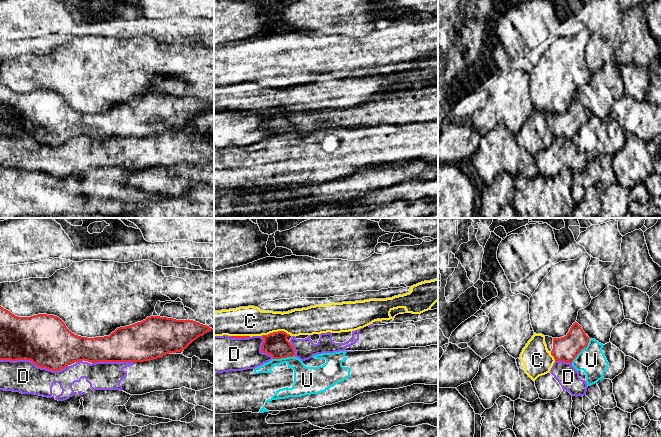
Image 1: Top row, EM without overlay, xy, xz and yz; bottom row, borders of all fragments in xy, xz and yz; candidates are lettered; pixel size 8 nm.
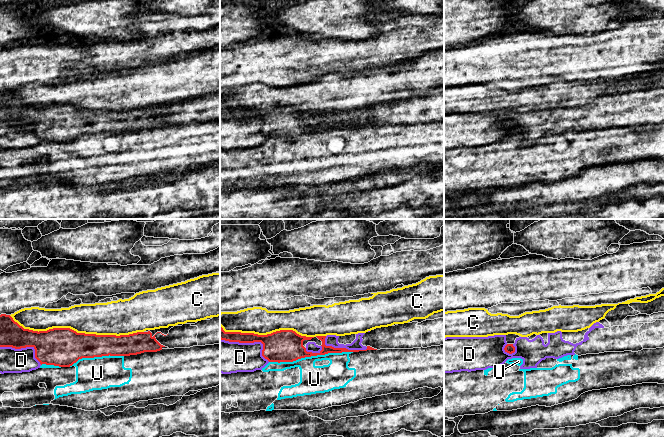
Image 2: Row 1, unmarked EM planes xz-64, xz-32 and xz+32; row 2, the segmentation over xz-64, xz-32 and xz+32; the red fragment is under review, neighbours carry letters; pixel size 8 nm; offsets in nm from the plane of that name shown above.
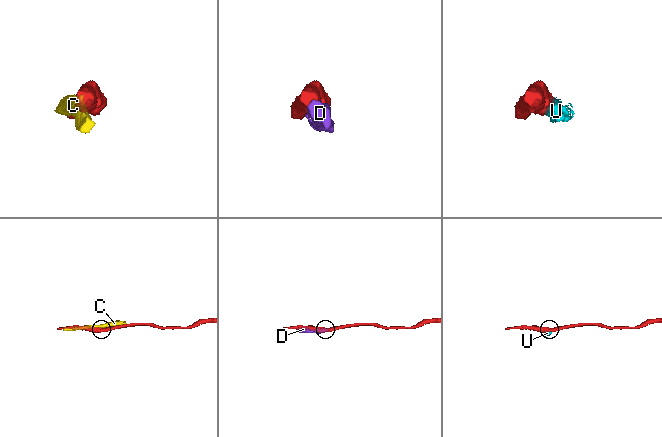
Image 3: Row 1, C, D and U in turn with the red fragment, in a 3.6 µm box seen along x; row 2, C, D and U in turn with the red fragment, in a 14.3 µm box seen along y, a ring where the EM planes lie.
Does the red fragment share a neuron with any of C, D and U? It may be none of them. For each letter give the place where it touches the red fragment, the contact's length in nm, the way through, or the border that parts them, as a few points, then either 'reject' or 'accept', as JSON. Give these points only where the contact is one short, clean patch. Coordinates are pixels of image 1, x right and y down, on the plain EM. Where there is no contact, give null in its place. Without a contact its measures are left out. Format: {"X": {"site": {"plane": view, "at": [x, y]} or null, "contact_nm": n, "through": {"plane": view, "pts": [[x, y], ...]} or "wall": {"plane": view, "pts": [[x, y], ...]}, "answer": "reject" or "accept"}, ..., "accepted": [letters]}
{"C": {"site": {"plane": "xz", "at": [275, 108]}, "contact_nm": 240, "answer": "reject"}, "D": {"site": {"plane": "xy", "at": [34, 139]}, "contact_nm": 550, "answer": "reject"}, "U": {"site": {"plane": "yz", "at": [582, 125]}, "contact_nm": 240, "answer": "reject"}, "accepted": []}

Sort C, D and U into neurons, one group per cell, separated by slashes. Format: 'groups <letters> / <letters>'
groups C / D / U

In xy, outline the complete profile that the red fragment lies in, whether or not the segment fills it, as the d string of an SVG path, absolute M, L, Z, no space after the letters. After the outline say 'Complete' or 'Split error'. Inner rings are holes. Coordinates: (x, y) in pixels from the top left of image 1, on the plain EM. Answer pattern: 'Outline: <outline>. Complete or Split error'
Outline: M0 82L0 136L30 136L41 144L59 147L78 137L144 138L181 128L198 113L213 106L193 96L150 92L141 98L117 104L109 112L87 114L75 111L57 92L38 90L18 93Z. Complete

